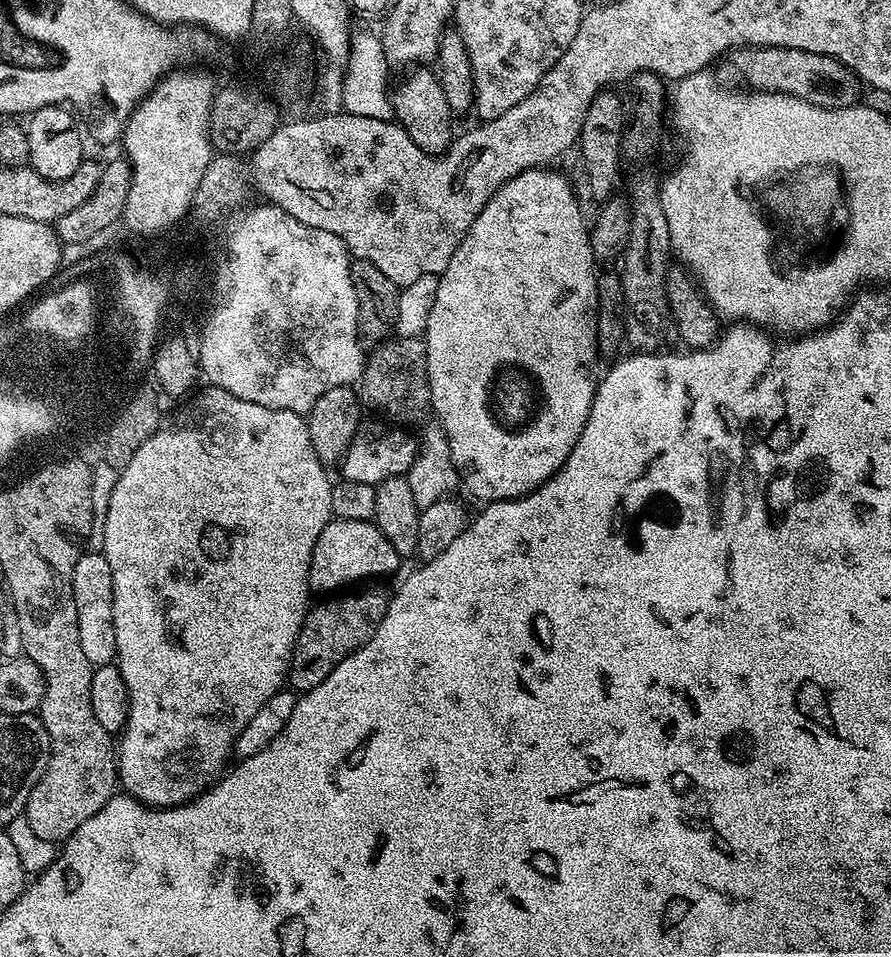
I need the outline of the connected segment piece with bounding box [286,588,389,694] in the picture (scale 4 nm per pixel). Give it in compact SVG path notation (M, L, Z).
M368 588L365 592L352 592L349 596L336 594L324 598L321 604L313 603L304 615L302 630L294 642L292 661L288 663L287 687L297 694L314 690L350 654L354 654L378 630L382 618L386 618L389 597L383 596L376 588Z

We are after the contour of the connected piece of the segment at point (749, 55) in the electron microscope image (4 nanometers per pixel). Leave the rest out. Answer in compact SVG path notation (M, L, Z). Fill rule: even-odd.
M745 46L735 49L730 59L736 72L752 90L783 92L785 96L797 96L826 108L845 108L859 104L862 100L862 81L852 69L826 54L814 54L797 48L766 46L753 48ZM861 88L861 90L860 90Z

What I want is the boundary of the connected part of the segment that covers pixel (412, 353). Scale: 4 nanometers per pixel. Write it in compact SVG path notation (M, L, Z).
M393 335L371 349L364 361L364 373L358 381L358 395L365 409L381 412L385 421L397 426L423 425L423 420L432 412L427 343L419 336Z

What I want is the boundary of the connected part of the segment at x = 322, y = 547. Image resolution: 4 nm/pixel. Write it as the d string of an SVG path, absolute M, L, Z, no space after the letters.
M333 518L322 530L322 534L318 534L318 542L314 542L308 586L313 593L332 594L343 589L340 588L343 584L352 584L355 580L368 580L371 576L388 576L391 572L398 571L400 564L402 557L394 550L394 546L390 546L386 534L378 530L375 522L350 522Z

